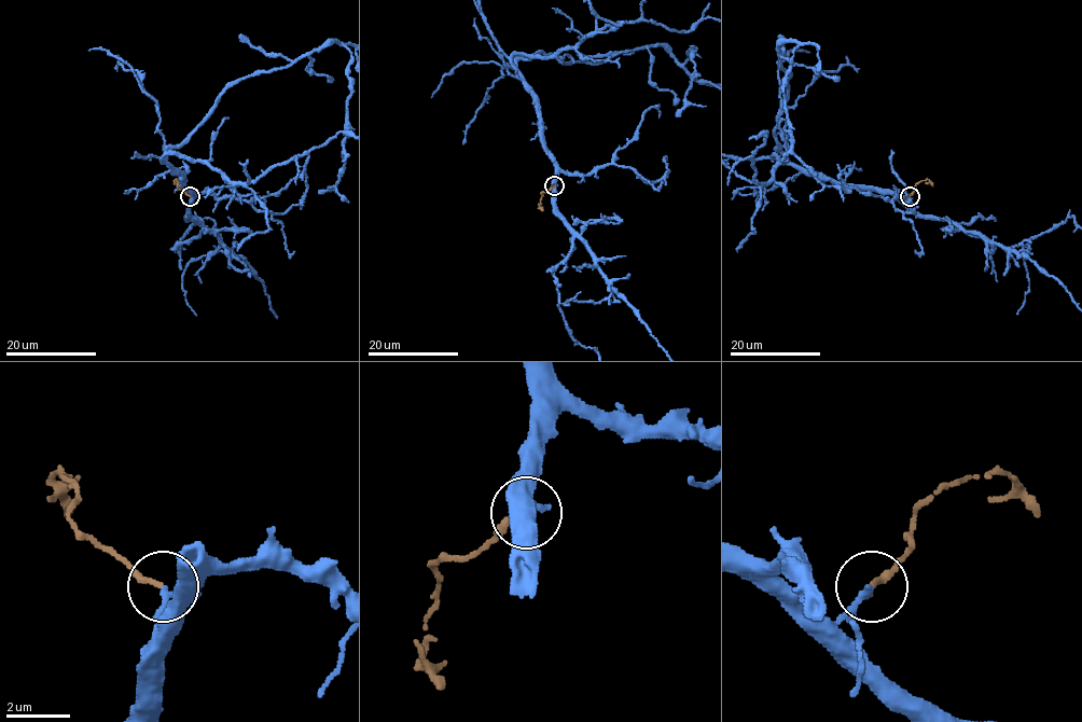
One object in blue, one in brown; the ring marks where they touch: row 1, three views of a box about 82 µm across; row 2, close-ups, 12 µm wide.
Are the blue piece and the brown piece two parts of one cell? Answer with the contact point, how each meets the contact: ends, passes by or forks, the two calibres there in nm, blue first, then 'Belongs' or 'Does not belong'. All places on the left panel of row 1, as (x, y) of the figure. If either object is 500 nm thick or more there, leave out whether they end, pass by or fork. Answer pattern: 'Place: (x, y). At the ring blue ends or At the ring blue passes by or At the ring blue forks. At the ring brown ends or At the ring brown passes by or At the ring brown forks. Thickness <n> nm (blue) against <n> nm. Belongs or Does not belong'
Place: (190, 196). At the ring blue ends. At the ring brown ends. Thickness 240 nm (blue) against 180 nm. Belongs

